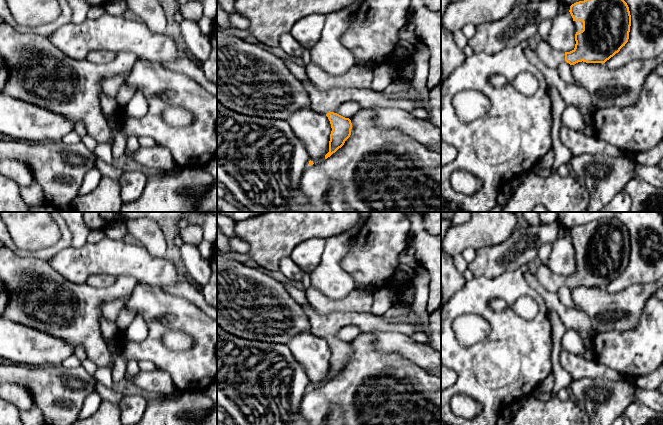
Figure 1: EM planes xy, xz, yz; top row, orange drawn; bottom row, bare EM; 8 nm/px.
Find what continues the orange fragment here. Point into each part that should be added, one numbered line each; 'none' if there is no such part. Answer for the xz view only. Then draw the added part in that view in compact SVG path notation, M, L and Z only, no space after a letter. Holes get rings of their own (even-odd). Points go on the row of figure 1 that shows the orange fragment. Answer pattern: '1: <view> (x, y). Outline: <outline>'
1: xz (322, 101). Outline: M310 79L302 81L309 97L312 110L326 115L335 110L345 101L357 101L361 107L394 107L411 112L420 107L419 101L410 100L407 94L401 94L396 99L384 97L370 88L334 88L329 90L318 89Z

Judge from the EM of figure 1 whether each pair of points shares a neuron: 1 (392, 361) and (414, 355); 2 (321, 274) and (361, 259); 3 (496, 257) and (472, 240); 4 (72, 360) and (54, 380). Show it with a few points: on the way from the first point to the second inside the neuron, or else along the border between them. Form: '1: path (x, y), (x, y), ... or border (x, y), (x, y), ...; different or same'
1: border (382, 352), (399, 353), (426, 369); different
2: border (350, 246), (340, 266), (352, 278), (354, 286); different
3: border (505, 240), (494, 245), (480, 247), (476, 250); different
4: border (61, 364), (66, 367), (80, 366); different

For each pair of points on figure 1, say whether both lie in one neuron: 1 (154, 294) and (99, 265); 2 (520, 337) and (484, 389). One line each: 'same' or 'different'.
1: different
2: same

